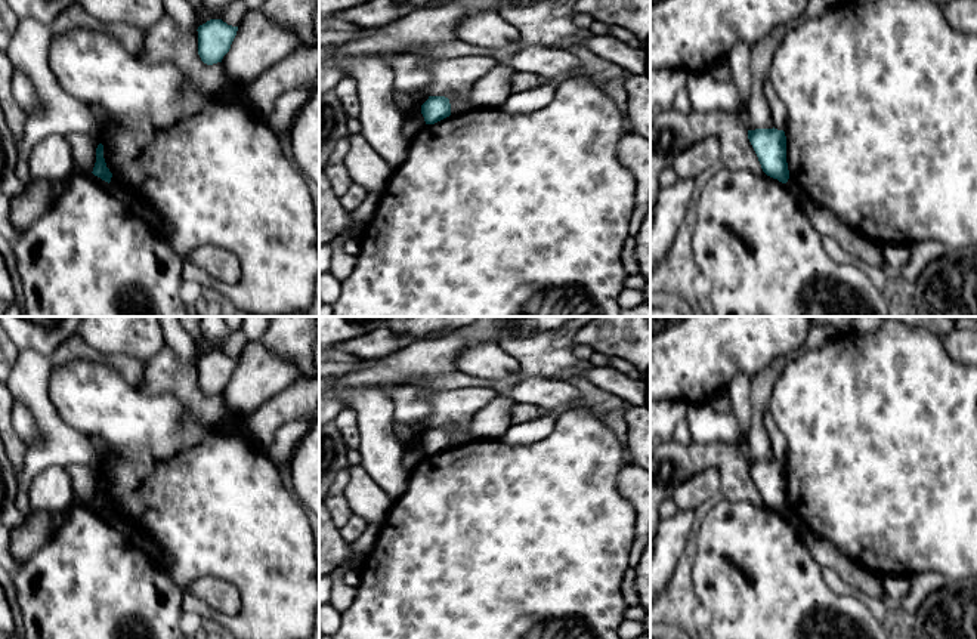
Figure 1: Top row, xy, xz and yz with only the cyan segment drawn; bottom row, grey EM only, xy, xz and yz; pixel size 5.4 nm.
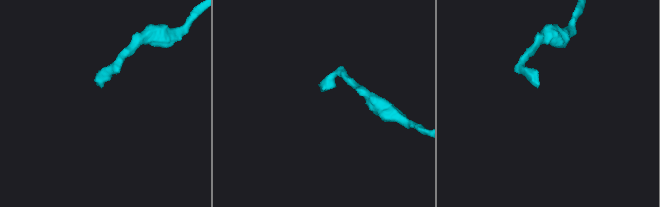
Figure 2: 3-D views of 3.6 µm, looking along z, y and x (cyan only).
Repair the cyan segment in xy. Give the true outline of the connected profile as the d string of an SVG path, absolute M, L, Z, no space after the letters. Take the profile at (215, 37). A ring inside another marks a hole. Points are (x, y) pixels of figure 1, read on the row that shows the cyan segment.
M210 19L198 27L198 55L207 65L222 62L229 52L238 27L228 25L222 19Z

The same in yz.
M755 129L748 130L748 139L758 157L763 172L786 183L789 170L786 163L786 136L777 129Z

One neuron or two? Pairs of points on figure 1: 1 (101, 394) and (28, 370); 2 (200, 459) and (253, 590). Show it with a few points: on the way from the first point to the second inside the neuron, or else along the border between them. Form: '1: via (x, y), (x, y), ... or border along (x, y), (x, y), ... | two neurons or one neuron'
1: border along (53, 367), (49, 376), (49, 400), (58, 411) | two neurons
2: via (207, 491), (253, 537), (253, 558) | one neuron

